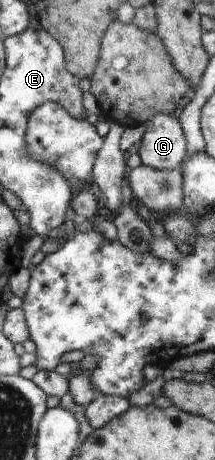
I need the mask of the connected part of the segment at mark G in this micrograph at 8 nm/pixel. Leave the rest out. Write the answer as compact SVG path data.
M155 113L145 126L138 151L141 163L153 169L177 169L187 157L181 121L173 115Z

